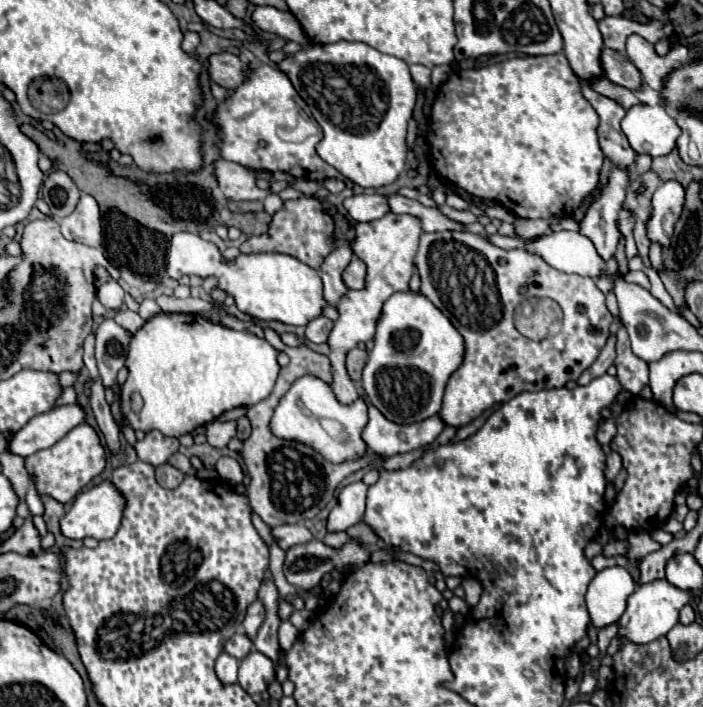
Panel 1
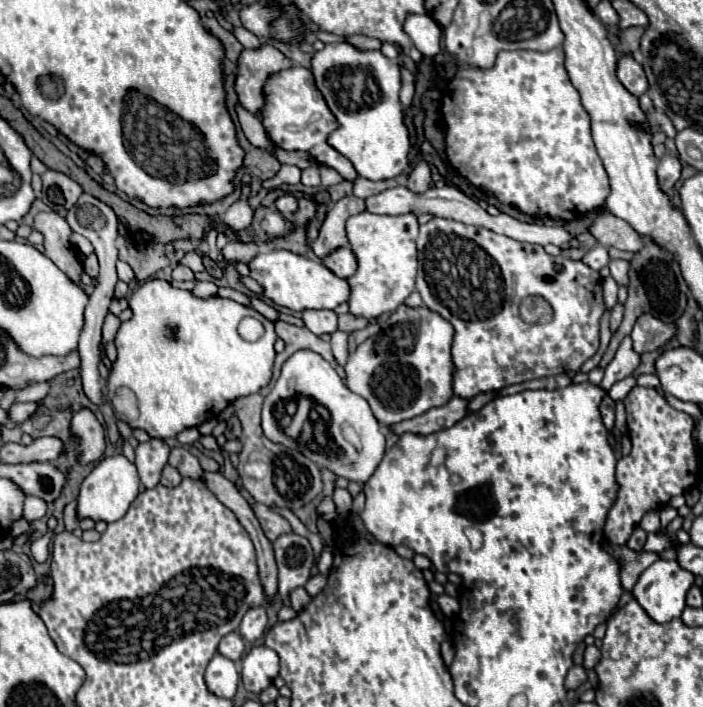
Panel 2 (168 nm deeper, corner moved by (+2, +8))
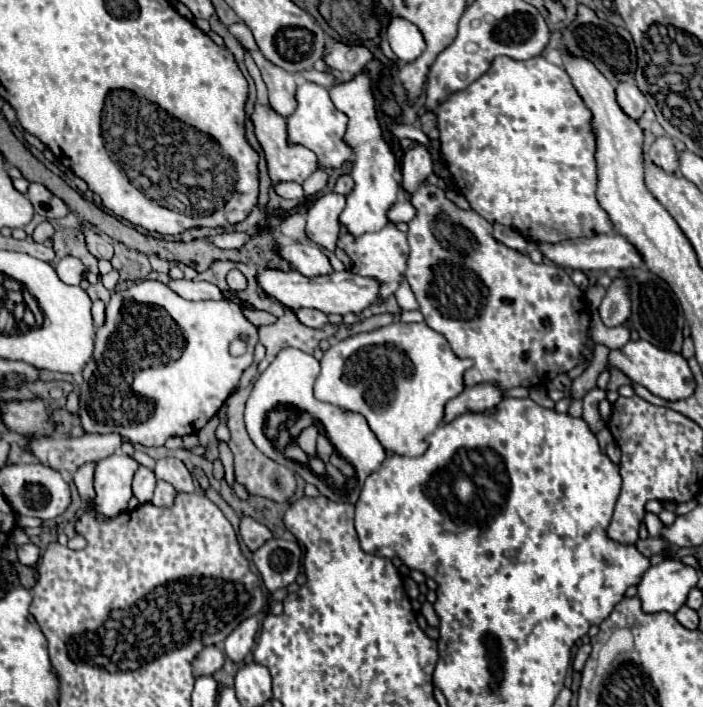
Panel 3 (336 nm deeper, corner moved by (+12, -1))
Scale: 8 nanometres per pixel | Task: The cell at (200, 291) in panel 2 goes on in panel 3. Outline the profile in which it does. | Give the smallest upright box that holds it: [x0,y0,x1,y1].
[168,279,224,301]

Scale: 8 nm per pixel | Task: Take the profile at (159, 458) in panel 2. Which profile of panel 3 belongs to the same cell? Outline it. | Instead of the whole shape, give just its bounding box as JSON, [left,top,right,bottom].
[132,467,156,503]

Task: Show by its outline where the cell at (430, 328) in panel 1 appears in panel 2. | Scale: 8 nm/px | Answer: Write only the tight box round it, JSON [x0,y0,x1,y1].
[346,304,454,426]

